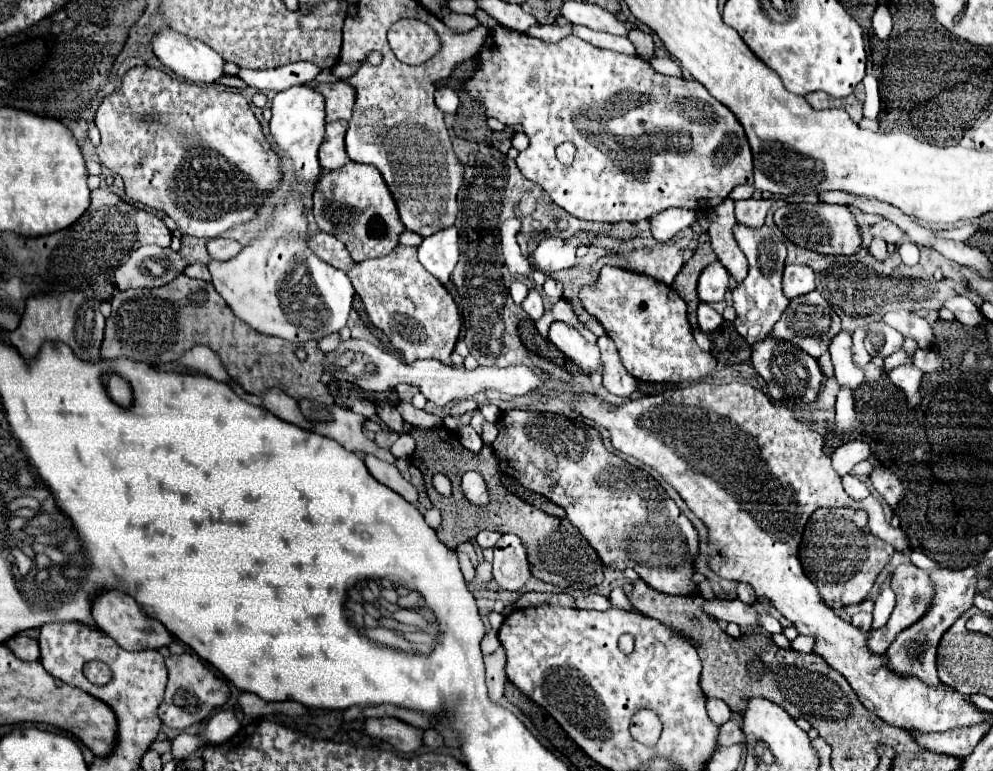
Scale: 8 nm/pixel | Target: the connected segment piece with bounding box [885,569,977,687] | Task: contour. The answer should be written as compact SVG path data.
M931 569L929 577L933 585L933 599L927 613L917 623L913 623L909 629L901 631L895 637L891 647L885 651L885 657L887 657L887 667L893 673L901 673L903 677L921 677L923 683L931 687L939 687L941 681L937 677L937 665L935 665L939 639L955 623L955 619L973 605L977 577L975 577L975 569L961 569L961 571Z

